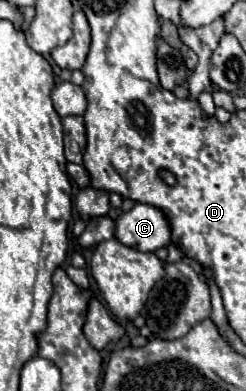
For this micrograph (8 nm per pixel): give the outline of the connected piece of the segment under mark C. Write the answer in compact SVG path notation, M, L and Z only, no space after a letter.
M136 204L114 220L114 236L124 246L132 246L140 252L154 252L168 246L170 226L158 208Z

